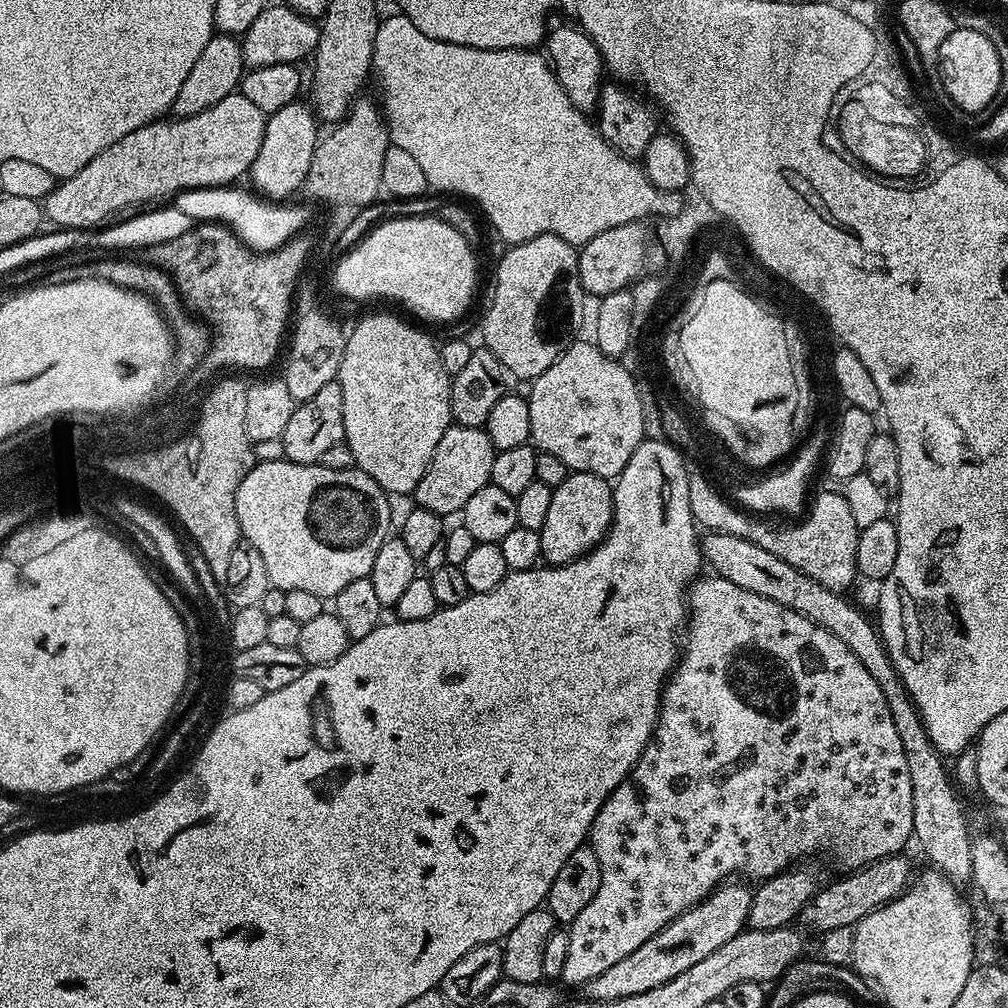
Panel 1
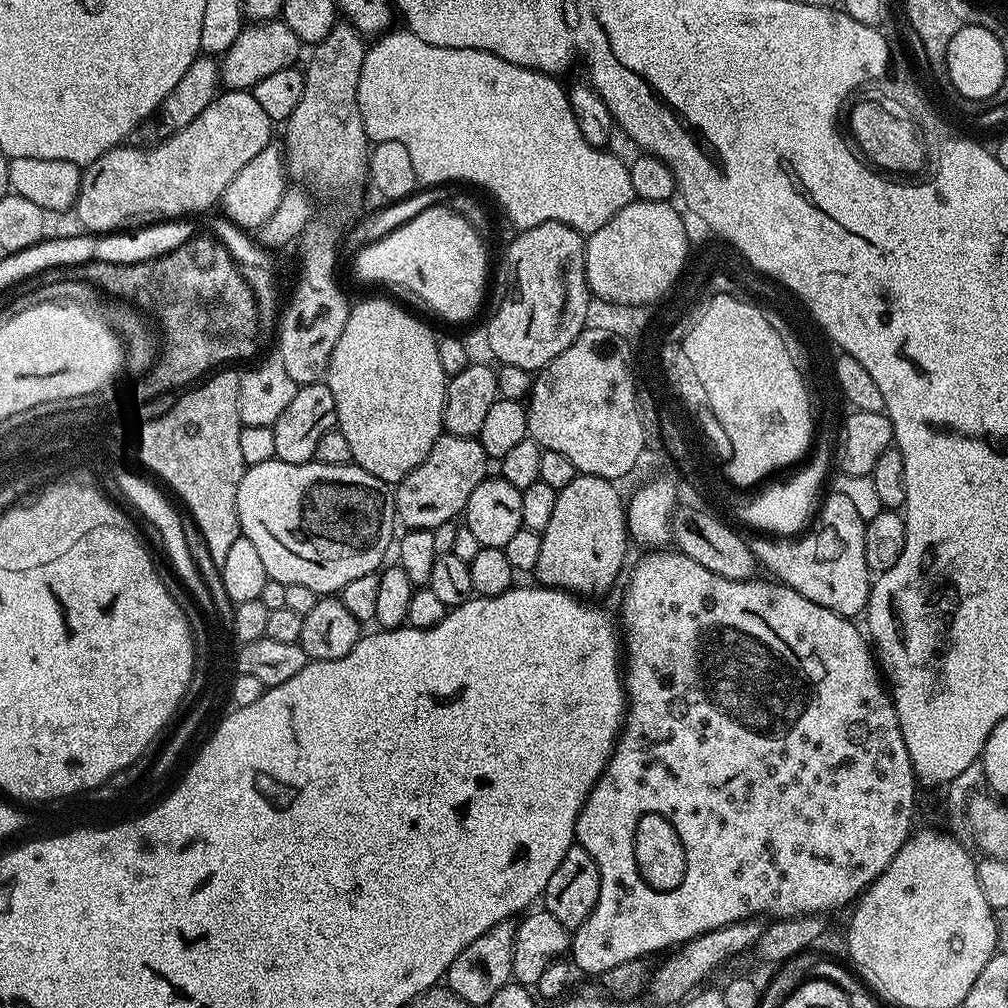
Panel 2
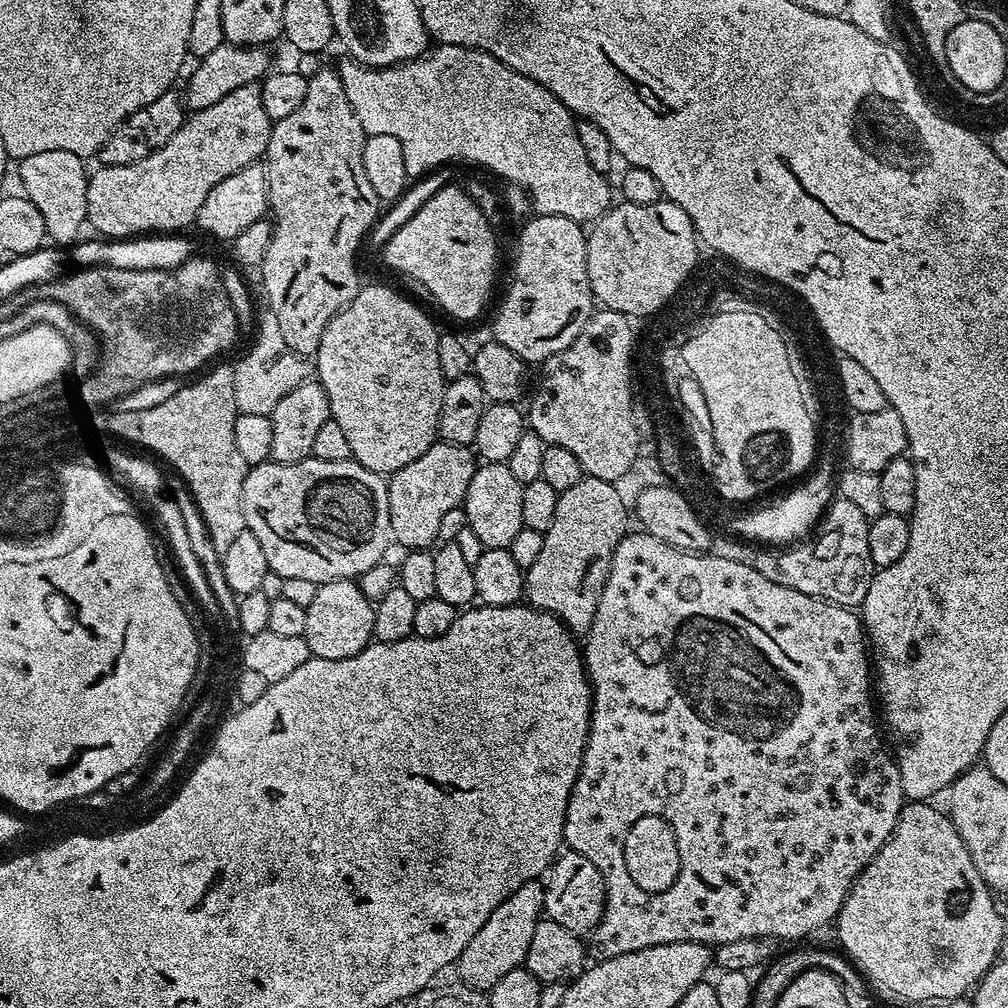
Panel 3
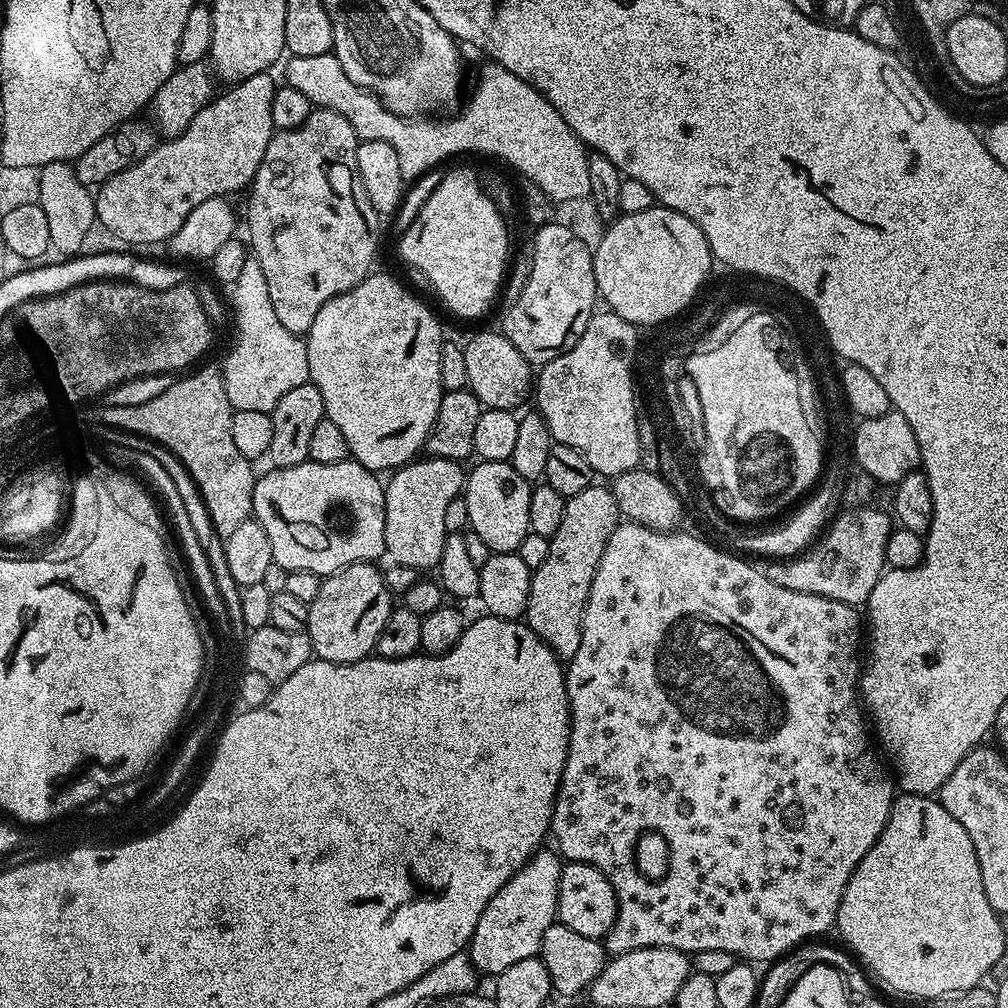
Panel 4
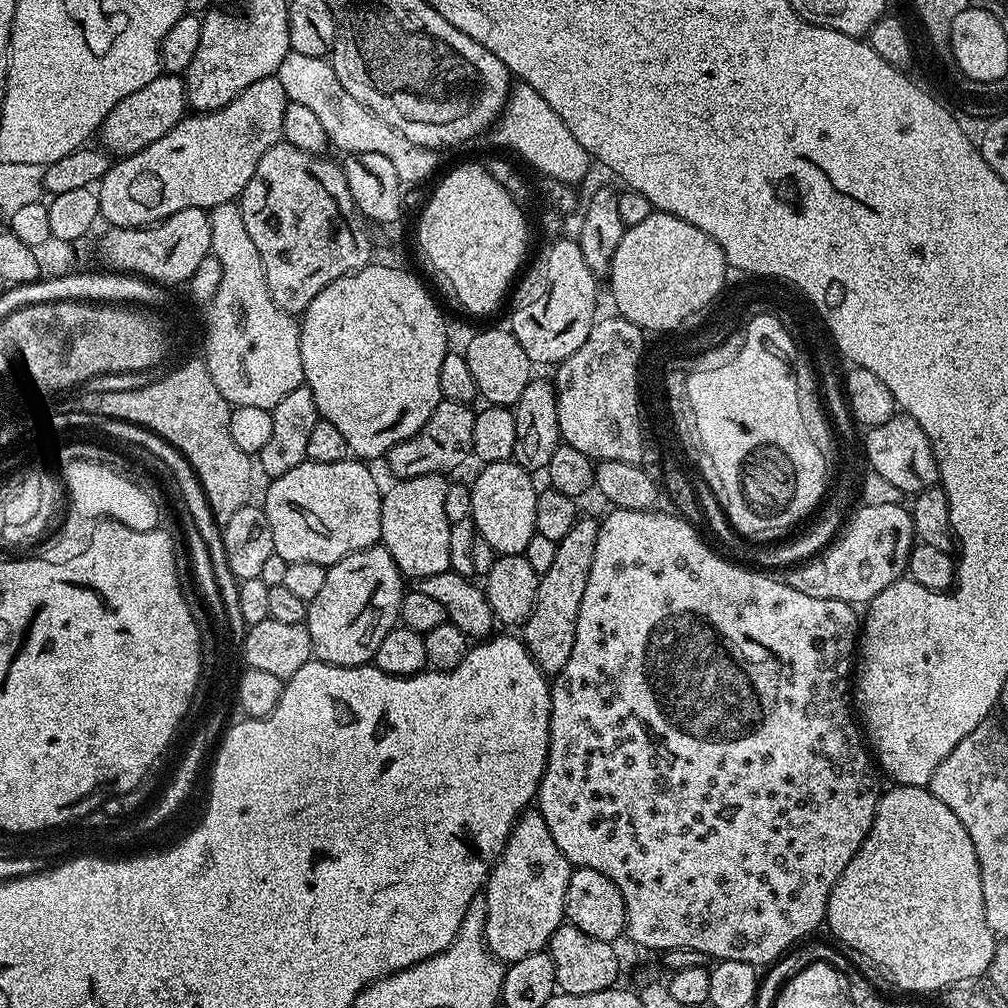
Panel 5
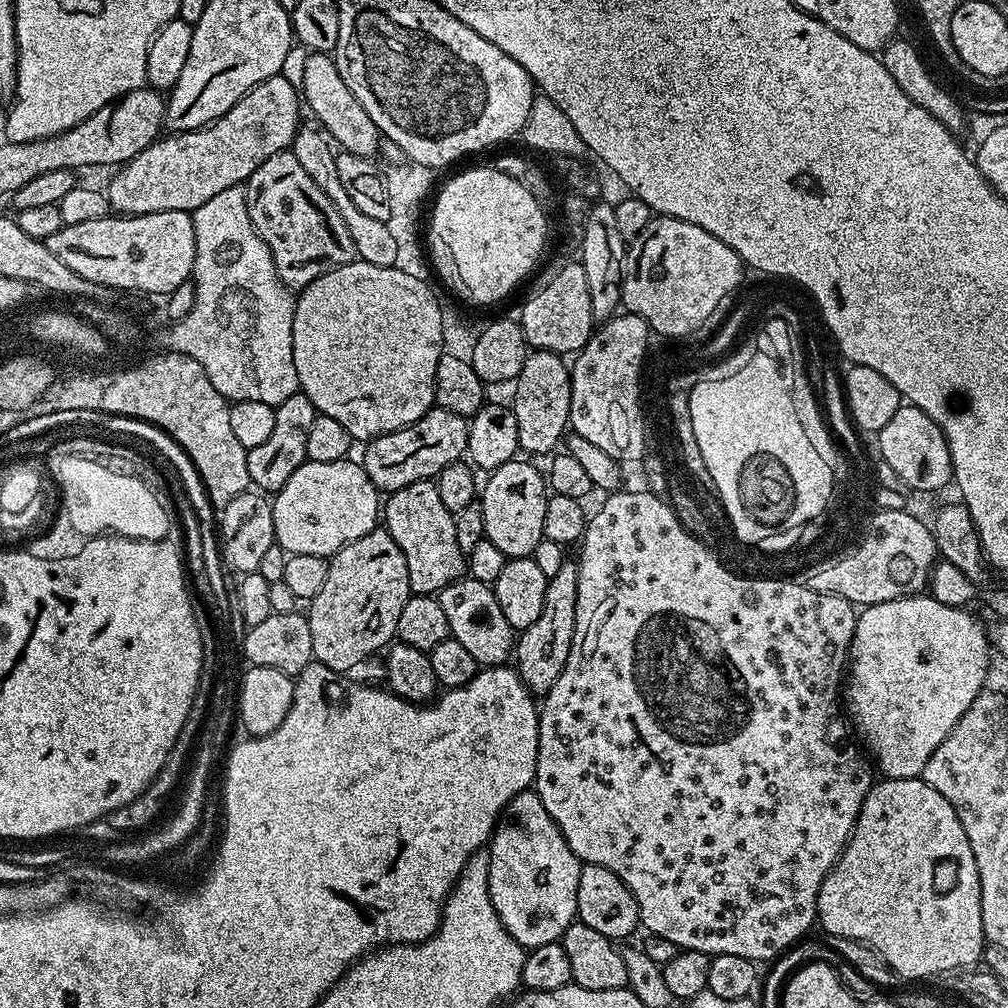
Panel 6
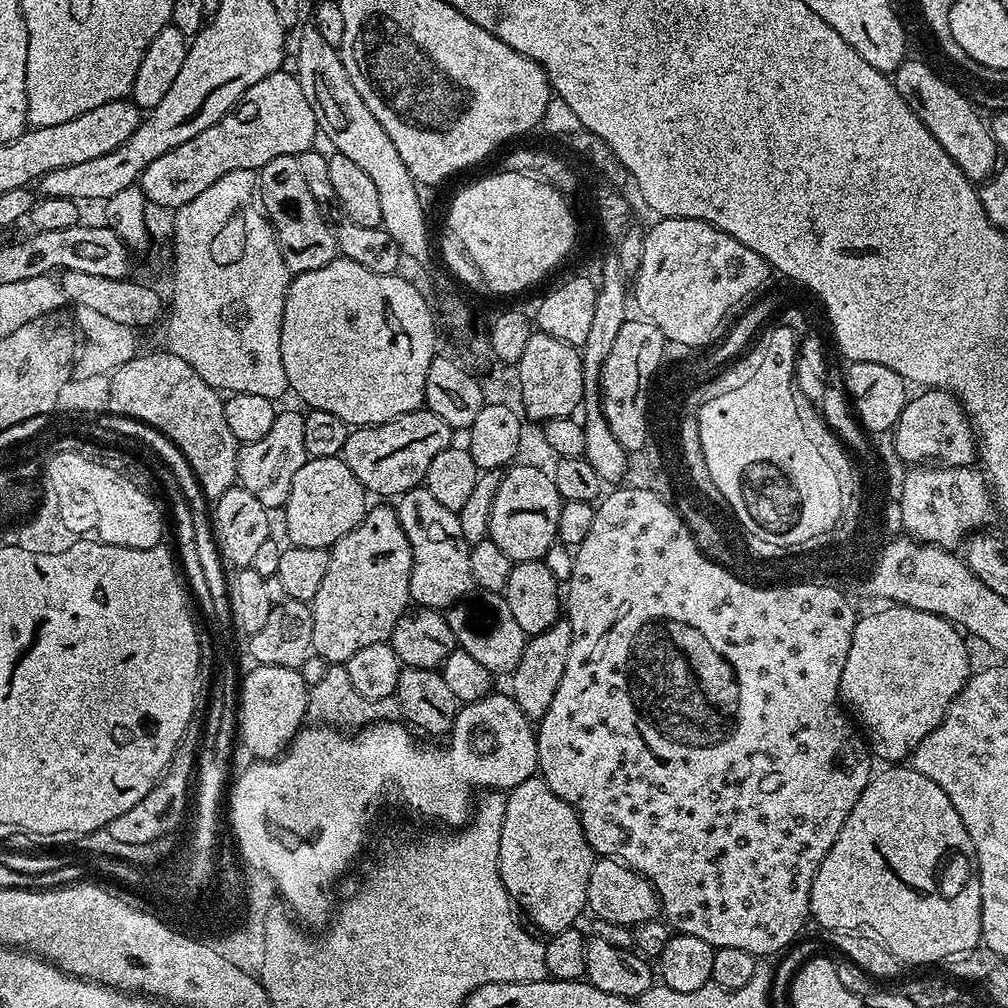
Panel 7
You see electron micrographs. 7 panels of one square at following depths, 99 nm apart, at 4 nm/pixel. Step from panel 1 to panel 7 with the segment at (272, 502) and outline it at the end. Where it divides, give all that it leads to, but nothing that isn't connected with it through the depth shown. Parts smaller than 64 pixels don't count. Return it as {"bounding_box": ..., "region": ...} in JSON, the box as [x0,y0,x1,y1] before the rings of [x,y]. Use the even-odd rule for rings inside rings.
{"bounding_box":[282,456,366,549],"region":[[[340,456],[310,458],[294,474],[294,486],[290,486],[290,498],[282,509],[284,528],[295,546],[314,546],[331,549],[343,536],[350,534],[358,522],[364,520],[366,493],[354,478],[350,466]]]}

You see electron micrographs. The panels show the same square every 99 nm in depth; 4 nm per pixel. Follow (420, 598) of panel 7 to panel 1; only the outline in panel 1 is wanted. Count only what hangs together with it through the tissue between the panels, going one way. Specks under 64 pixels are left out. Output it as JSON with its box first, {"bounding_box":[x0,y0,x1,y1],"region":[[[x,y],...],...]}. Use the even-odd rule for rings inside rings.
{"bounding_box":[415,423,496,518],"region":[[[453,423],[446,434],[442,434],[442,442],[438,442],[438,450],[434,450],[434,458],[430,458],[430,466],[426,474],[422,474],[422,482],[418,482],[415,503],[441,518],[448,518],[451,512],[463,513],[471,496],[478,494],[478,490],[490,482],[490,466],[494,466],[496,454],[484,428]]]}

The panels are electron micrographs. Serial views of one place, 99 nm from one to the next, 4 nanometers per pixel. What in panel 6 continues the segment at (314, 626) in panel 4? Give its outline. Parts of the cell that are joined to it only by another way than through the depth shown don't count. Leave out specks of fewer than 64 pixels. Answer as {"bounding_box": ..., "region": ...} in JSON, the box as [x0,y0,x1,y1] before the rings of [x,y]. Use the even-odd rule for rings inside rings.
{"bounding_box":[306,526,409,673],"region":[[[377,526],[370,534],[362,534],[362,538],[342,546],[328,560],[326,583],[306,608],[310,638],[314,642],[313,657],[328,668],[333,668],[335,672],[351,673],[348,671],[358,667],[367,656],[374,655],[376,651],[379,653],[393,643],[398,614],[402,614],[402,606],[406,606],[409,595],[406,558],[398,542],[390,538],[387,528]]]}

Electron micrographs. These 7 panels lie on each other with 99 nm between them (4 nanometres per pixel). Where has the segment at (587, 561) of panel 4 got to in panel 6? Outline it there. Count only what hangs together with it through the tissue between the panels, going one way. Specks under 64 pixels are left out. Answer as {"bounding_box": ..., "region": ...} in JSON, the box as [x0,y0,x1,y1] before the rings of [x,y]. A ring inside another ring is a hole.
{"bounding_box":[514,562,578,693],"region":[[[566,562],[558,574],[548,577],[546,606],[542,606],[542,614],[538,614],[538,619],[516,637],[514,667],[529,692],[546,693],[550,686],[554,686],[554,682],[558,682],[558,674],[562,674],[562,666],[566,666],[566,658],[570,658],[577,606],[578,570],[575,563]]]}

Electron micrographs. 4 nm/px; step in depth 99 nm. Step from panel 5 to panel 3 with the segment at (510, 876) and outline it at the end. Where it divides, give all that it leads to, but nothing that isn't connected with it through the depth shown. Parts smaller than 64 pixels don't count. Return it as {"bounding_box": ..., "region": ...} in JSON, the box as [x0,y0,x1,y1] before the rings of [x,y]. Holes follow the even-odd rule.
{"bounding_box":[454,882,544,993],"region":[[[533,882],[521,886],[496,907],[494,914],[486,918],[482,930],[470,938],[466,950],[462,950],[454,965],[455,971],[460,971],[459,979],[467,987],[476,988],[482,993],[487,993],[495,984],[502,982],[510,970],[523,965],[530,950],[530,940],[534,938],[534,928],[544,915],[544,884]]]}

